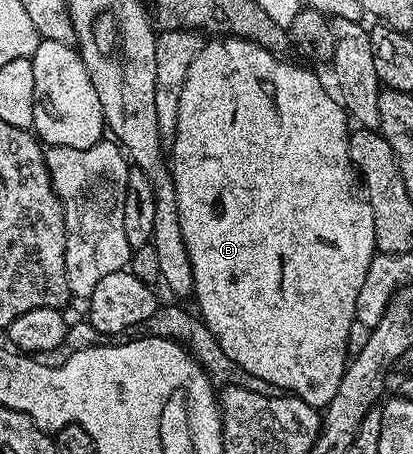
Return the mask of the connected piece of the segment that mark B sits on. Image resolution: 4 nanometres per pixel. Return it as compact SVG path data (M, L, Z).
M212 37L205 42L204 48L197 53L194 61L190 61L190 73L186 73L186 85L182 85L182 98L178 101L178 125L176 126L176 136L170 144L170 170L172 172L172 184L178 197L178 213L180 214L180 224L182 225L182 237L186 241L186 253L190 257L190 265L194 273L194 285L192 286L192 295L196 303L200 306L198 315L203 323L209 327L210 333L217 338L223 352L236 361L242 369L252 373L256 377L262 377L270 385L279 388L281 392L297 395L299 399L304 400L316 410L325 408L325 400L329 399L334 393L338 393L338 385L342 385L344 368L350 362L350 352L348 350L348 338L350 337L350 325L356 322L356 313L358 310L358 297L362 290L362 281L366 281L366 269L370 269L372 256L377 254L376 238L374 237L374 213L367 198L356 196L356 187L358 191L358 179L354 174L354 168L350 157L348 156L348 136L350 134L349 116L346 114L339 98L334 97L333 92L324 88L324 83L307 66L299 67L296 63L287 63L284 57L279 54L267 51L264 47L259 47L257 43L251 43L245 39L234 39L231 37Z

